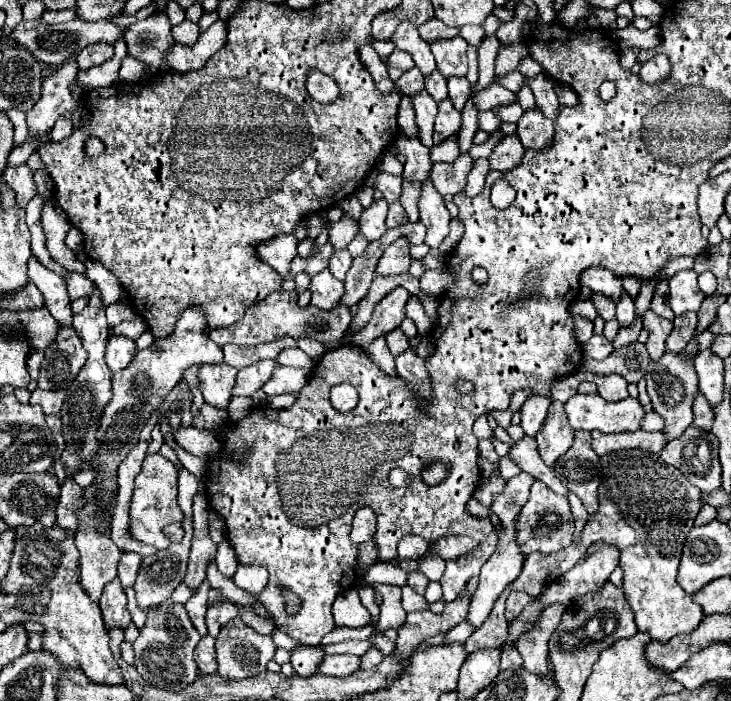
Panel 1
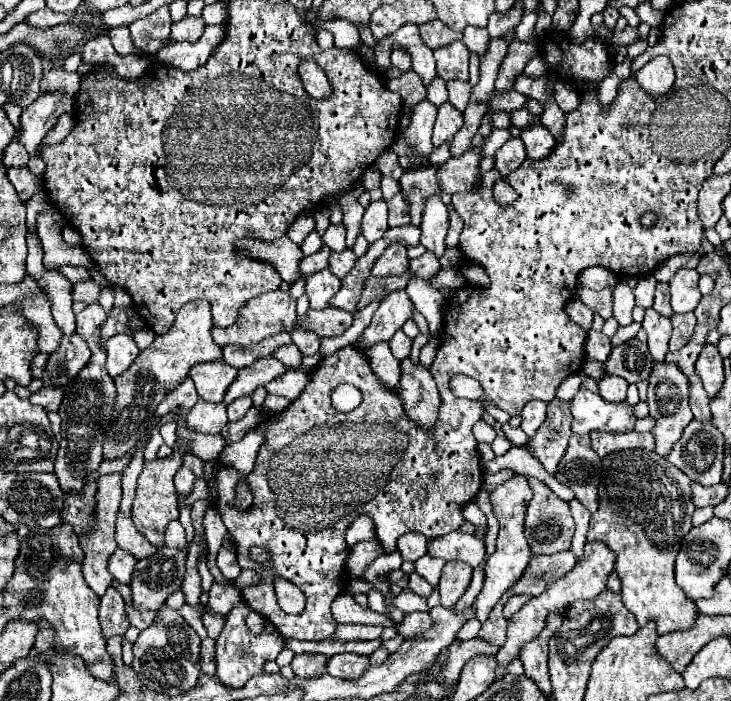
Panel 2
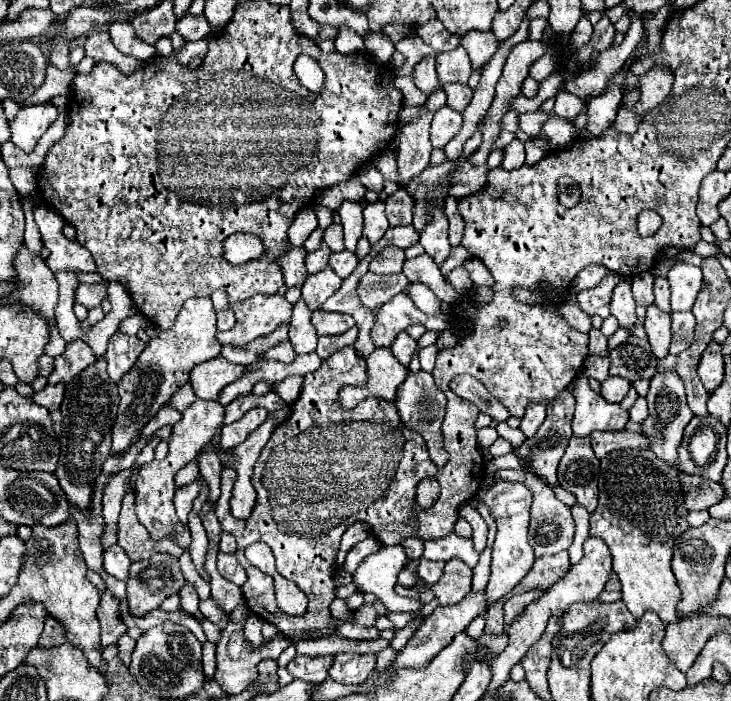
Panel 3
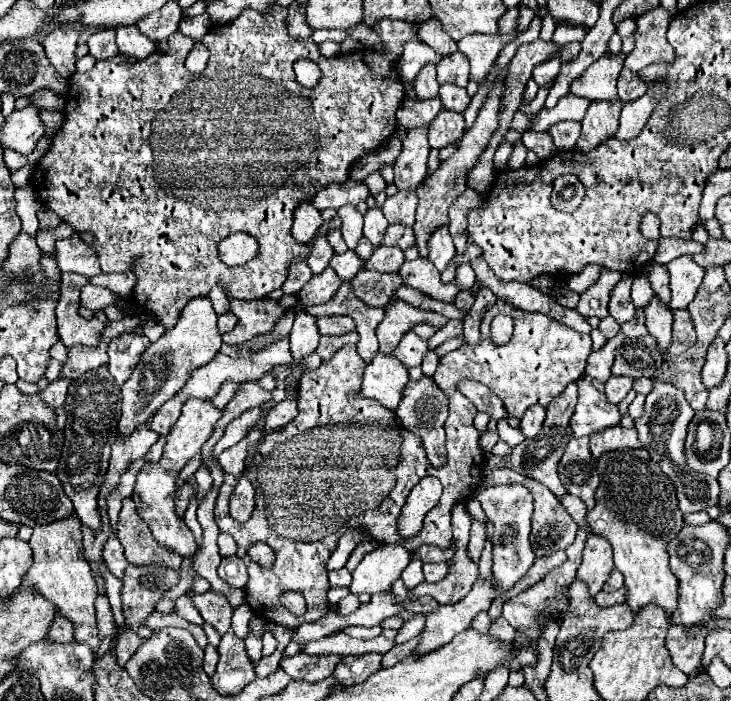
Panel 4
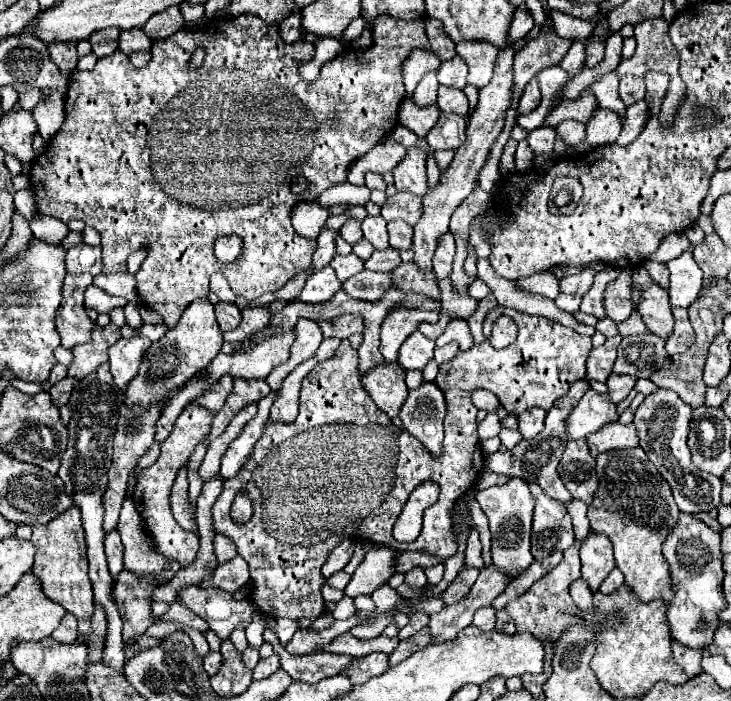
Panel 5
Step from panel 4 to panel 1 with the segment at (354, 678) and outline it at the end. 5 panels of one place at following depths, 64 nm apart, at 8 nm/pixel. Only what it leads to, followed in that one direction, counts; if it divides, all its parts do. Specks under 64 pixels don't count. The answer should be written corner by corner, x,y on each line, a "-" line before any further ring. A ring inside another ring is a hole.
350,654
324,656
324,660
320,662
318,672
320,674
328,674
328,676
348,676
348,674
356,672
358,666
360,666
360,658
358,656
350,656

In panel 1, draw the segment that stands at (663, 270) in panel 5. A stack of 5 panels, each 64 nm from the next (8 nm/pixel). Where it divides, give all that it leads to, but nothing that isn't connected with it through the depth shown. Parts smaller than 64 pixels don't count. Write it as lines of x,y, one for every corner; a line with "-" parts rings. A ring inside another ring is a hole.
660,282
656,286
654,298
650,302
650,310
666,320
674,320
674,312
670,310
670,304
668,304
668,284
666,282

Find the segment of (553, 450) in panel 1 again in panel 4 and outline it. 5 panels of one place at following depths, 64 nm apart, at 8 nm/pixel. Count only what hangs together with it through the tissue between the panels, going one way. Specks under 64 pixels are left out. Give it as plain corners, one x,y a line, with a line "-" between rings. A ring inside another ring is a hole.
575,382
570,383
565,390
557,396
550,404
548,404
548,414
544,420
544,426
540,430
540,434
534,440
526,440
522,444
518,444
516,448
512,448
512,454
508,456
508,466
524,476
530,476
538,482
542,482
544,486
548,486
556,496
566,494
556,468
560,462
560,456
564,454
564,448
568,444
568,440
572,438
572,430
570,430
570,418
574,414
574,409
578,400
578,387

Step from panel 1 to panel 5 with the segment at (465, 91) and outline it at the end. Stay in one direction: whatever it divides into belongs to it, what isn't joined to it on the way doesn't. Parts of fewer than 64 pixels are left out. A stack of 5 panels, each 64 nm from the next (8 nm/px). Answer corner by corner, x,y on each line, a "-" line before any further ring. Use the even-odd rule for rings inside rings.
440,86
438,88
438,106
442,112
450,114
460,114
460,116
466,116
468,114
468,98
462,90
456,90
456,88
448,88
448,86

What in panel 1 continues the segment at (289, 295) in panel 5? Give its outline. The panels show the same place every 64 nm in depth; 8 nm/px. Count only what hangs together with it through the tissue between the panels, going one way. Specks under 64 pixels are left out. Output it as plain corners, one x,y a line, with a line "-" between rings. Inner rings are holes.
280,234
258,246
258,256
268,263
284,279
289,278
289,268
292,258
296,256
298,238
294,234

